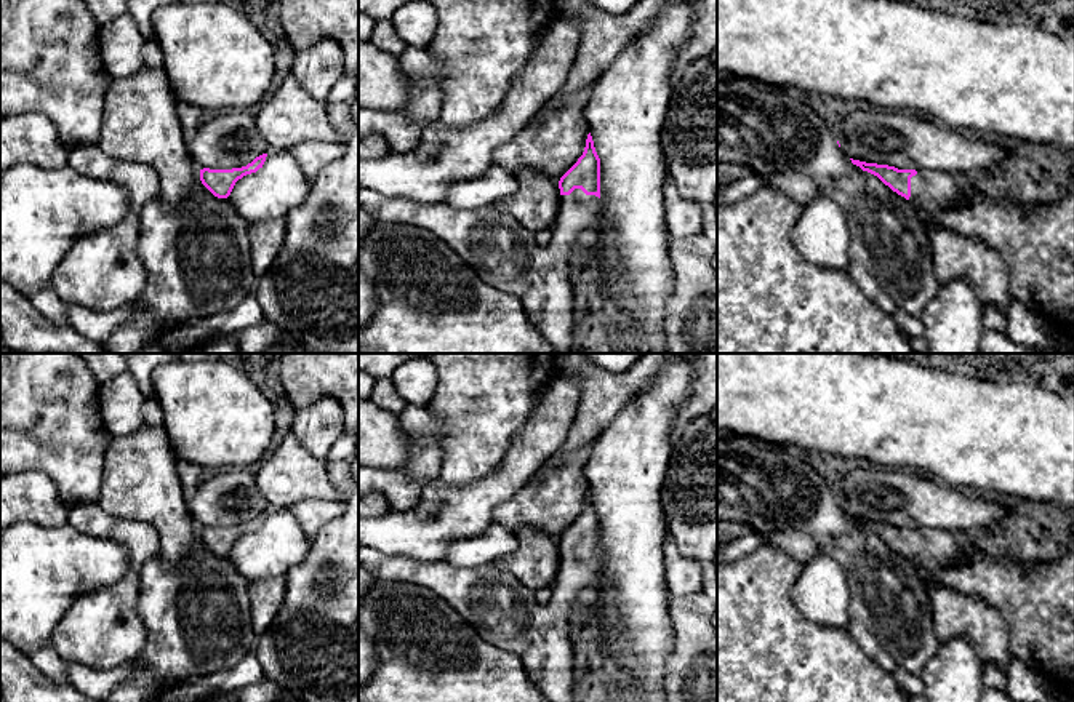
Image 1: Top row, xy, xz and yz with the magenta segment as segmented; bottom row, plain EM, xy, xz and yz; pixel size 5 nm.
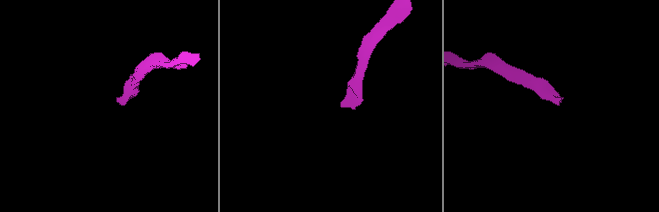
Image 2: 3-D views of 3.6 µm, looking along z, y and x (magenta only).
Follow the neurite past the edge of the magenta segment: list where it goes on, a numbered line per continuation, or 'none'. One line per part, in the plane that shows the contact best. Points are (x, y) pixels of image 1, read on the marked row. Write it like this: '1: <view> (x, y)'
1: xz (503, 255)

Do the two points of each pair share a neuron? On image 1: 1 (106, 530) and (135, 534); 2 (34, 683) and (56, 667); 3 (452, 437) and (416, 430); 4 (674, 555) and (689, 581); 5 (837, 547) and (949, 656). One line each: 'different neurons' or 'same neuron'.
1: same neuron
2: different neurons
3: different neurons
4: same neuron
5: different neurons

